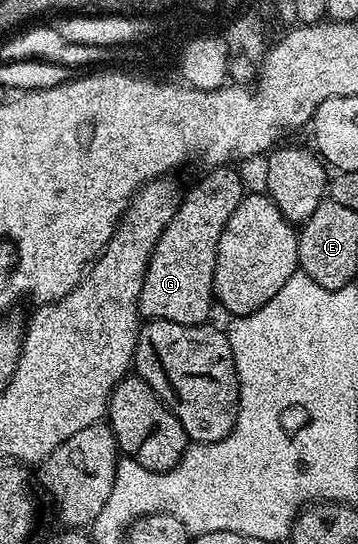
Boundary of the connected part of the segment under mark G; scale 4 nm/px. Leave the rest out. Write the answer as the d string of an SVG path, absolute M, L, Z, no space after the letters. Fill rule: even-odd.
M223 165L207 170L207 175L187 195L185 192L181 196L172 221L168 221L164 233L160 233L160 241L156 241L156 249L150 254L150 264L138 298L138 313L143 320L159 319L180 325L196 325L209 320L210 306L216 303L214 270L218 260L218 242L224 233L224 225L228 225L228 217L236 213L236 205L240 205L244 194L242 179L234 169L233 166Z

